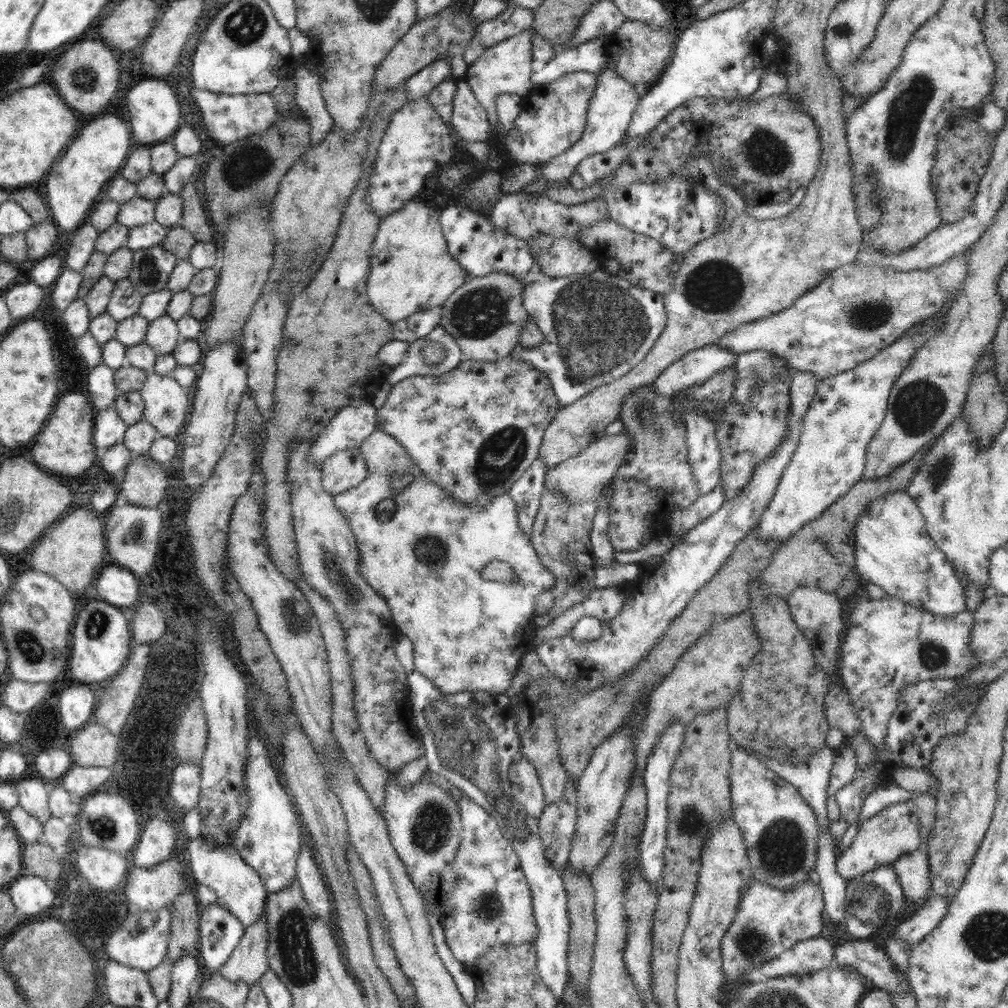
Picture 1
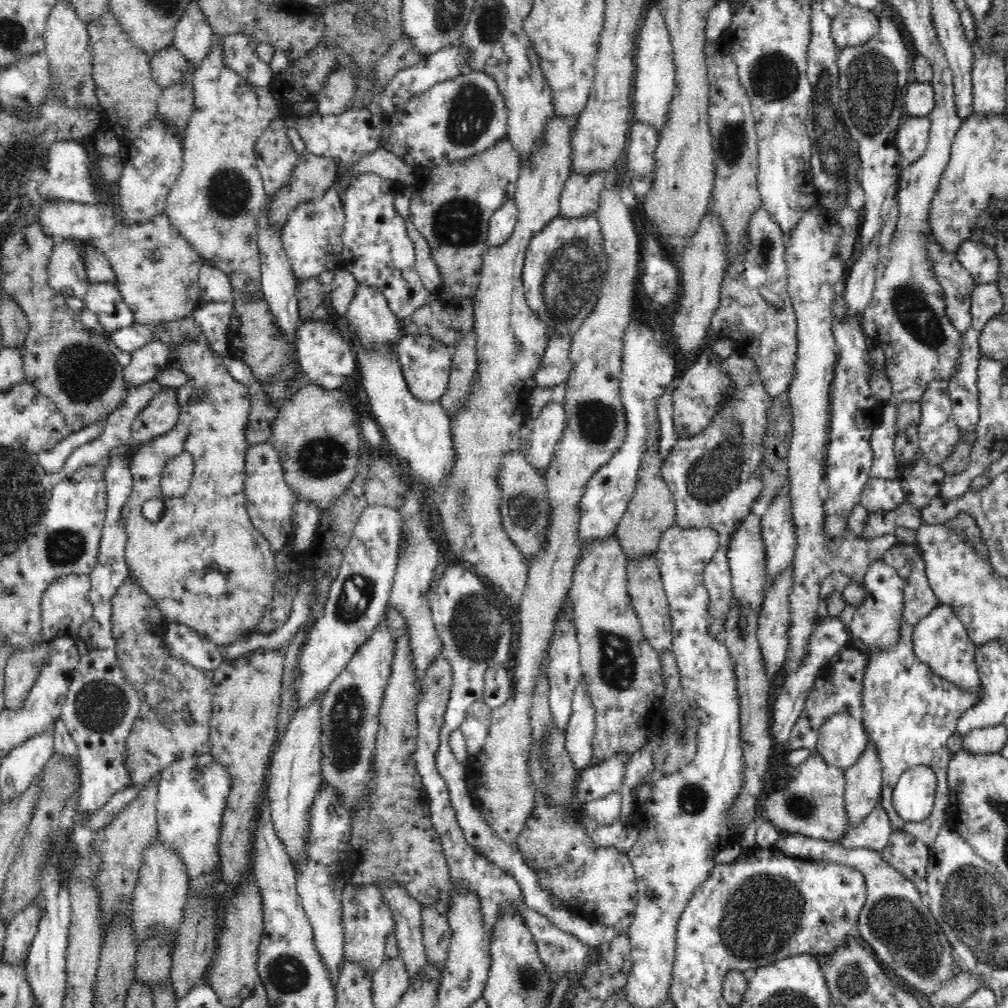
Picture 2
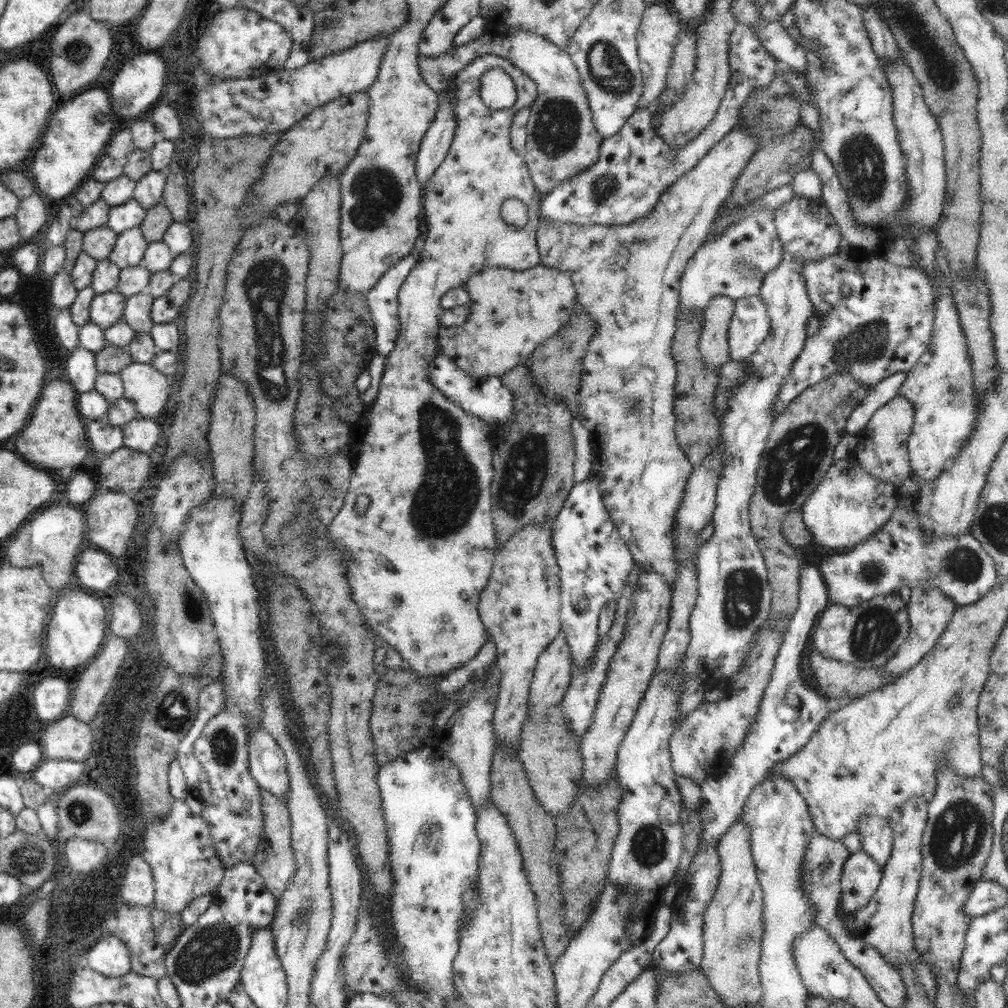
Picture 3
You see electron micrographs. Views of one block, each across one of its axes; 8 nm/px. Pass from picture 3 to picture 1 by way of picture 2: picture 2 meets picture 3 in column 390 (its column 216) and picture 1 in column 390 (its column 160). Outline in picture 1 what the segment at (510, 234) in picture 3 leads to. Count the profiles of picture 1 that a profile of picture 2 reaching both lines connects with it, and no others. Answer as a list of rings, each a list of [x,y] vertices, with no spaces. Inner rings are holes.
[[[376,428],[375,432],[370,434],[366,440],[359,446],[363,454],[366,466],[368,469],[368,476],[362,481],[359,486],[356,486],[338,496],[334,497],[334,505],[337,506],[338,511],[344,515],[344,519],[348,521],[350,530],[353,536],[356,537],[356,547],[360,549],[359,573],[364,577],[364,580],[369,584],[380,596],[384,597],[386,604],[390,607],[392,619],[398,632],[401,635],[408,637],[413,642],[414,658],[413,663],[415,669],[422,673],[422,676],[428,678],[437,689],[444,694],[454,694],[459,692],[483,690],[489,693],[502,694],[508,690],[512,684],[512,679],[519,669],[521,660],[525,654],[533,650],[535,645],[537,627],[533,618],[535,612],[536,597],[545,590],[551,590],[555,578],[552,573],[540,563],[540,557],[536,555],[536,549],[532,547],[532,540],[530,536],[526,536],[518,525],[518,509],[516,503],[510,499],[510,496],[502,494],[496,496],[490,504],[482,506],[482,508],[472,508],[466,506],[456,499],[452,499],[450,494],[440,488],[438,484],[434,484],[426,478],[426,475],[416,466],[408,451],[402,446],[393,436],[387,435],[383,430]],[[408,475],[412,478],[410,485],[403,485],[403,479],[407,479]],[[403,485],[403,488],[401,487]],[[386,499],[392,499],[396,503],[396,513],[389,520],[380,520],[376,515],[376,507],[380,502]],[[494,560],[506,562],[513,568],[515,577],[511,581],[489,581],[481,577],[481,570]]]

